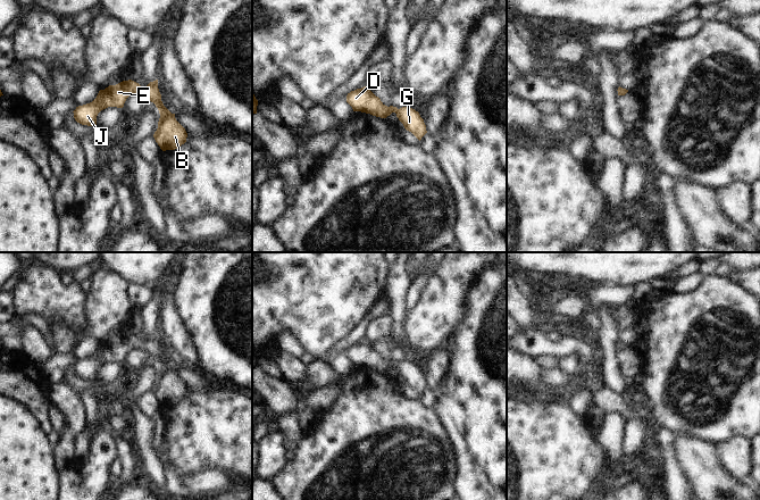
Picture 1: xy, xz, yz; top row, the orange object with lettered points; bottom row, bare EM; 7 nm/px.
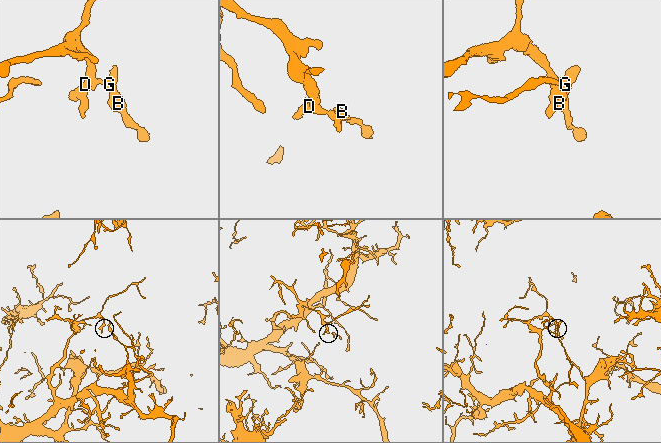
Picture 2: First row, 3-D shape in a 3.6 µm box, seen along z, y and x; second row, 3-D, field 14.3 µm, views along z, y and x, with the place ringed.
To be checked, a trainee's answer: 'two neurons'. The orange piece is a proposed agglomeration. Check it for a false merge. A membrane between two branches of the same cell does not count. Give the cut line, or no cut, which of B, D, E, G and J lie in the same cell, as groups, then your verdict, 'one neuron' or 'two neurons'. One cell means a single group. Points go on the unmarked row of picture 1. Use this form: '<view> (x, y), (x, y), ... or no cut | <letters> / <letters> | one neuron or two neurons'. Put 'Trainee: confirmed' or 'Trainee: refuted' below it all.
no cut | B D E G J | one neuron
Trainee: refuted

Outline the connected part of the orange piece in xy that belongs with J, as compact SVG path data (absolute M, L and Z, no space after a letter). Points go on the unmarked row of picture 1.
M132 334L109 340L105 344L100 344L92 357L76 361L73 366L74 373L82 380L97 380L97 370L101 365L108 361L123 362L126 353L133 348L143 349L158 362L160 373L153 392L162 406L175 405L186 397L185 383L176 375L175 368L172 368L161 356L158 334L150 336L145 342Z

